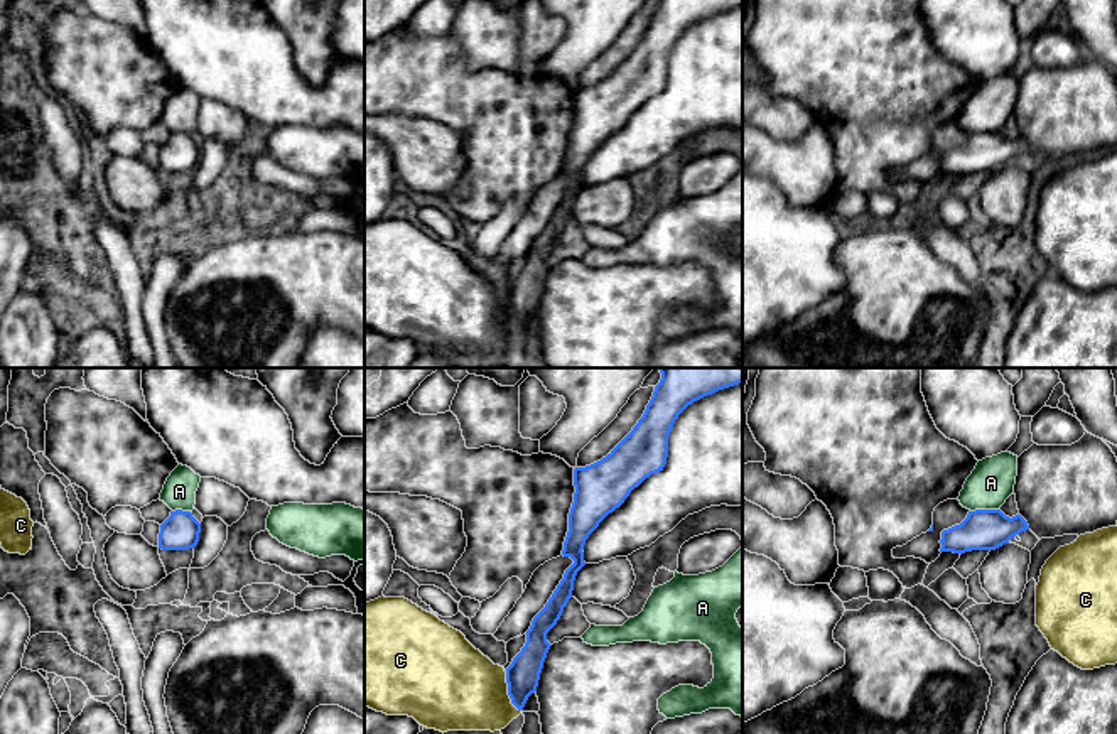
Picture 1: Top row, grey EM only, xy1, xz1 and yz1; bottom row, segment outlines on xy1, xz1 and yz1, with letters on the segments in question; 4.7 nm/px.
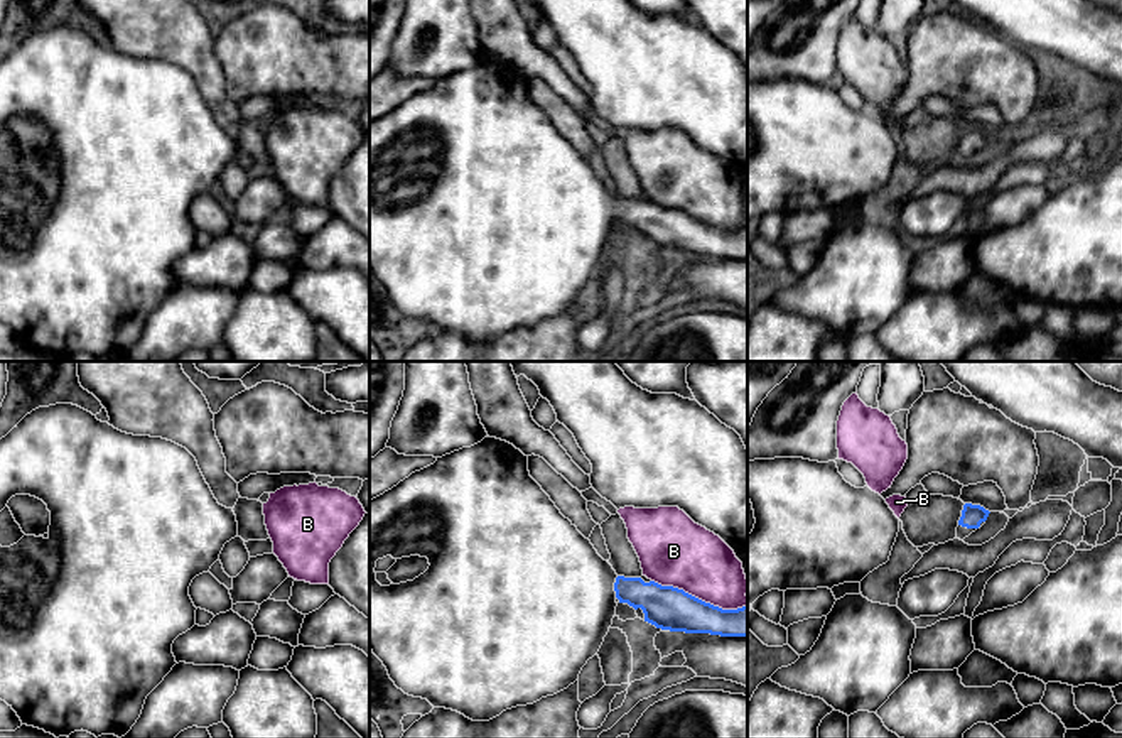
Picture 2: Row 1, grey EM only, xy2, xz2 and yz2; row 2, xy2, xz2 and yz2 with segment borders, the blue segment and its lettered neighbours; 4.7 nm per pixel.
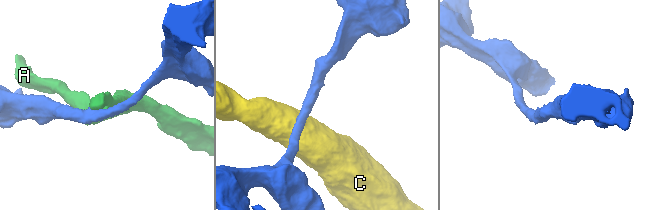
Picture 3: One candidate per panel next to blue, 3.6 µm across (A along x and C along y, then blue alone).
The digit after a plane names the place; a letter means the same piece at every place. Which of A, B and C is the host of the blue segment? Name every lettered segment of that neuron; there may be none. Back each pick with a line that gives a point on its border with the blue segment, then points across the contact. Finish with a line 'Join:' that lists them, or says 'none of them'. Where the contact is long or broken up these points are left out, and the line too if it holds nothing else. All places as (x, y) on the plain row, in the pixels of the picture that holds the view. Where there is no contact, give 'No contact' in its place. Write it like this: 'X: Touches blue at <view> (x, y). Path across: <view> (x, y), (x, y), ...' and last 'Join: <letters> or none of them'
Join: none of them

